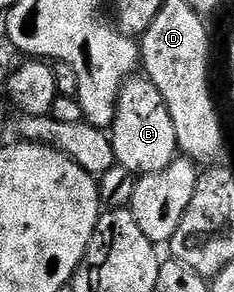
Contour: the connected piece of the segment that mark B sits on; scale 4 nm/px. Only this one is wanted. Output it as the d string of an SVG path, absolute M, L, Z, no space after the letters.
M132 75L121 87L119 102L115 105L115 121L110 127L109 136L113 143L115 163L129 167L129 171L139 177L165 171L165 167L172 165L179 153L177 131L173 128L169 107L165 107L161 91L153 87L146 75Z

